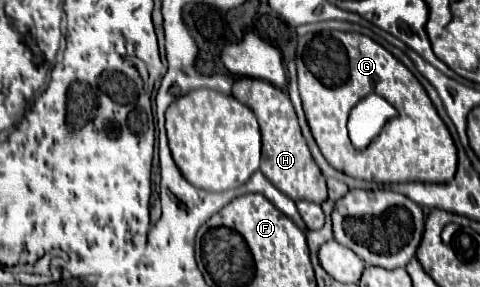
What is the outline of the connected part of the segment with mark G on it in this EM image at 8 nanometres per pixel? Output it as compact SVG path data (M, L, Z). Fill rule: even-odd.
M318 32L298 40L296 50L298 88L306 120L322 156L344 174L378 184L404 182L402 178L422 178L422 182L448 182L456 174L456 146L438 116L432 100L418 78L372 38L356 32ZM368 94L386 98L398 110L398 120L390 120L366 150L356 150L348 140L346 118L350 110Z

